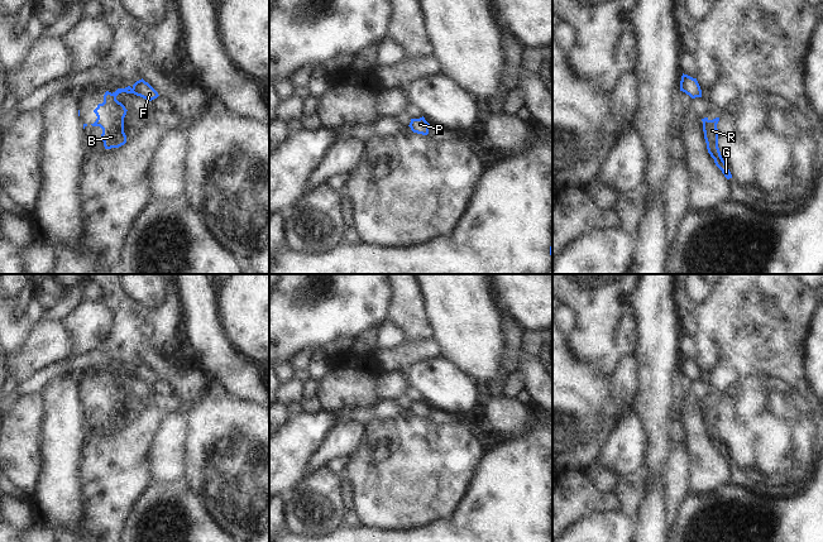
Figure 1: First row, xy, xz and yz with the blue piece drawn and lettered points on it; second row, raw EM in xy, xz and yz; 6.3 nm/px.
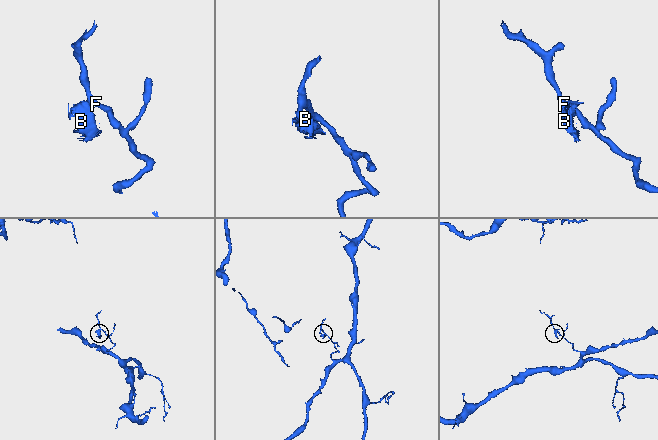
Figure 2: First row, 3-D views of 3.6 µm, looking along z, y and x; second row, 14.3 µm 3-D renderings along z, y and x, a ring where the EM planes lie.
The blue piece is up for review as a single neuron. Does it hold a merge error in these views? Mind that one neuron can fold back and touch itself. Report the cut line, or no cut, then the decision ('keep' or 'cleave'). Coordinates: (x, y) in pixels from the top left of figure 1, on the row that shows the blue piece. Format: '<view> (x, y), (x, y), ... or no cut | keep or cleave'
xy (130, 89), (133, 92) | cleave

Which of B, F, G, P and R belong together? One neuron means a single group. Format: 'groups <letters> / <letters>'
groups B G R / F P

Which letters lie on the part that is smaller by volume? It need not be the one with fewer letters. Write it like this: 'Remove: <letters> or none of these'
Remove: B, G, R

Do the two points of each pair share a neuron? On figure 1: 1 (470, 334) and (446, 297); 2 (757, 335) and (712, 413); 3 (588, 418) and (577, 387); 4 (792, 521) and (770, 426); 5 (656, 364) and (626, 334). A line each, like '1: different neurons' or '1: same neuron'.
1: same neuron
2: same neuron
3: same neuron
4: different neurons
5: different neurons

